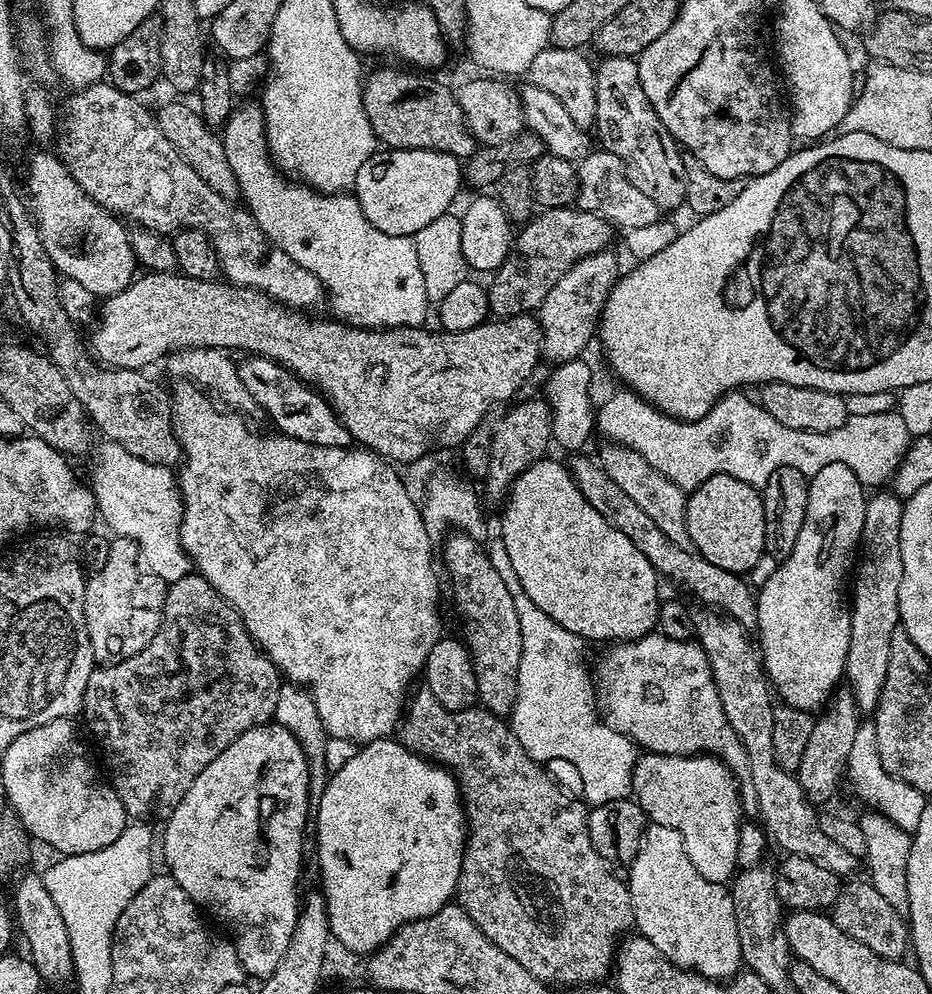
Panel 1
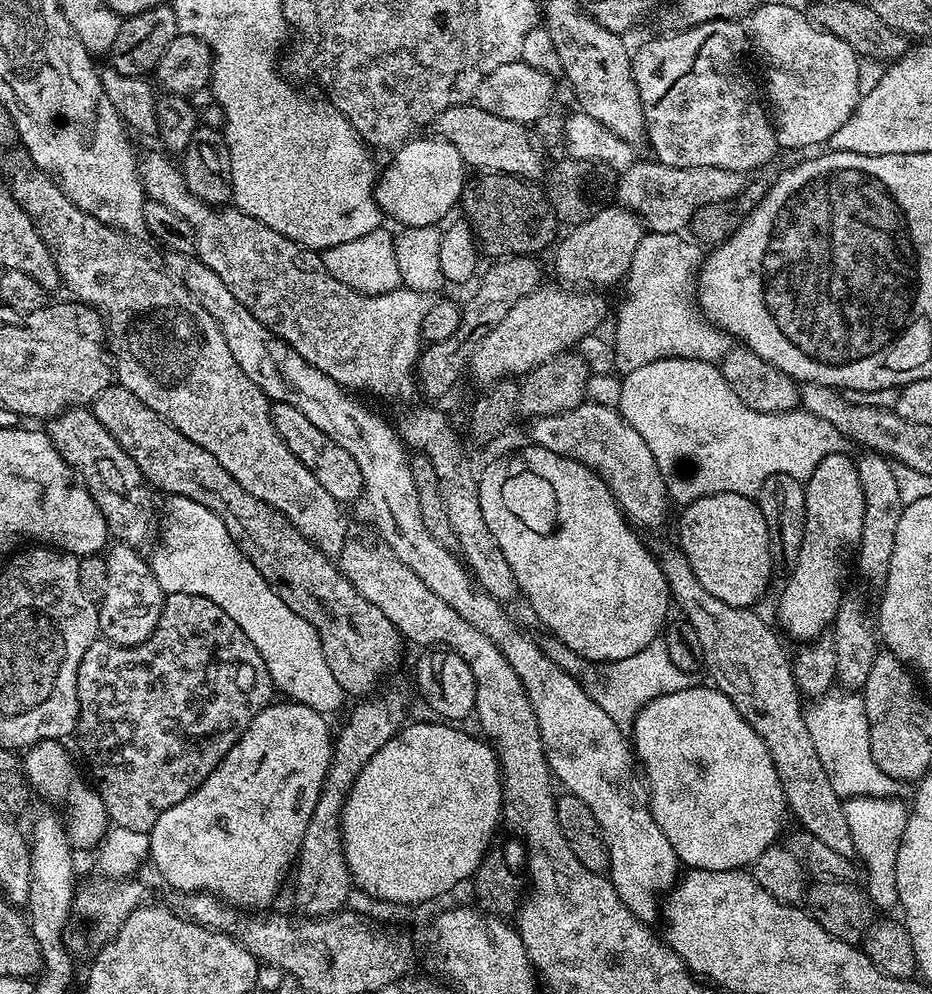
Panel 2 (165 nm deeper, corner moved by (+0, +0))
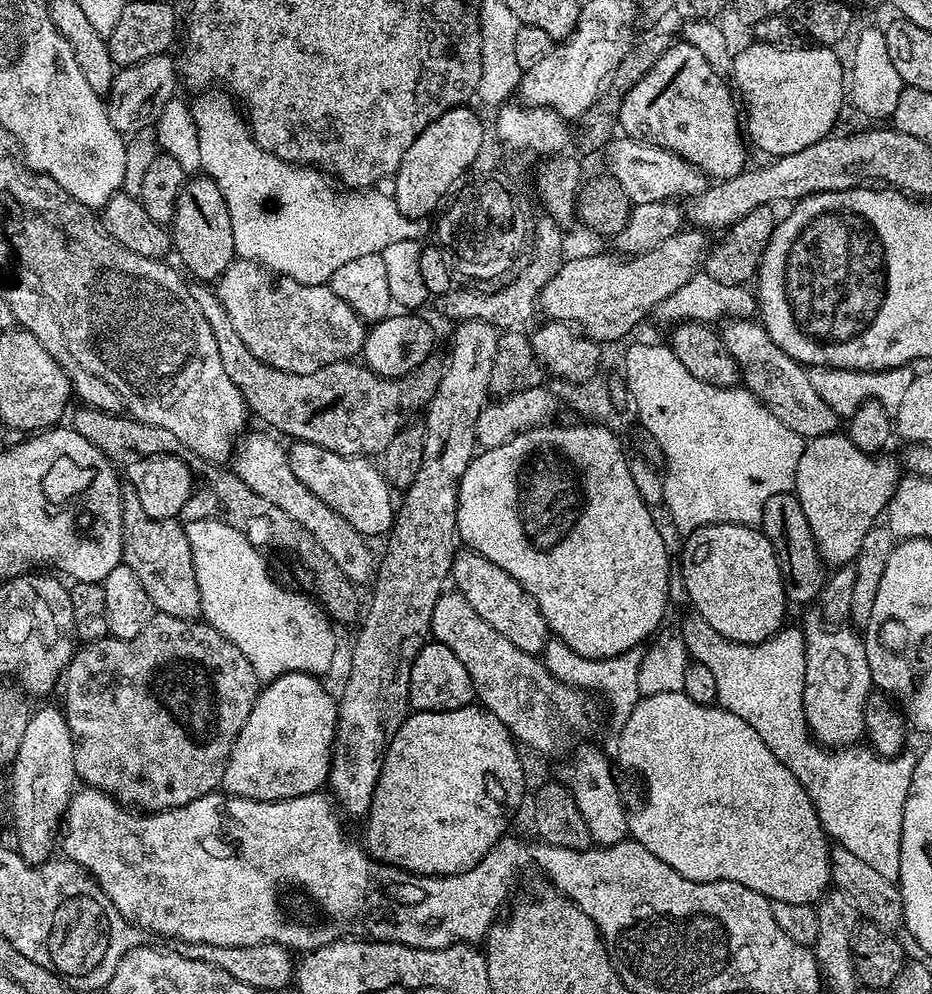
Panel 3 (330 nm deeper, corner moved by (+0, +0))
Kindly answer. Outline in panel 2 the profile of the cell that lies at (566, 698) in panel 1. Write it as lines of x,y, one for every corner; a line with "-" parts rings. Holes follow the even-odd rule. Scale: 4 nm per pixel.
555,638
549,641
548,646
546,644
549,659
562,670
575,676
588,697
598,702
598,706
602,706
602,710
606,710
606,714
610,714
610,718
614,718
614,722
621,726
631,725
636,715
654,698
686,690
694,684
689,673
674,666
674,661
666,650
666,642
662,638
650,642
650,646
642,646
642,650
638,650
638,654
630,654
630,658
607,662
585,660
577,652
570,651
562,641

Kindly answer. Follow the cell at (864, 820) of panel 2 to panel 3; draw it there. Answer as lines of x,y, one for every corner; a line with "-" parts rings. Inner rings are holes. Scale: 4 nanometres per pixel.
689,614
678,624
682,642
686,642
689,657
695,663
706,666
714,674
714,683
718,686
716,704
730,714
738,714
746,726
751,726
758,733
758,738
770,746
770,754
802,782
802,790
810,794
810,802
820,819
820,825
829,837
840,836
839,843
850,854
862,858
882,878
899,881
900,851
902,850
902,814
914,778
916,756
911,751
899,752
896,756
881,756
871,747
845,746
829,750
819,741
813,739
808,728
806,714
803,712
803,679
806,675
806,644
803,627
785,626
757,644
739,644
726,639
706,618

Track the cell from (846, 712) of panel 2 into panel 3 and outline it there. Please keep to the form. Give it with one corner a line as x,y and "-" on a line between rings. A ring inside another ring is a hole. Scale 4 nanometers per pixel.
810,608
805,612
802,627
807,656
803,679
803,712
808,728
813,739
825,747
853,745
865,733
864,702
874,688
863,639
851,627
827,624
819,609

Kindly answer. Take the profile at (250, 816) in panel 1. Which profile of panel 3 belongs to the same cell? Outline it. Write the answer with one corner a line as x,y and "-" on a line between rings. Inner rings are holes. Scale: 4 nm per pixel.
287,672
261,687
254,710
250,710
250,718
246,718
246,726
242,726
228,759
222,785
225,793
251,800
285,800
319,792
327,785
332,743
336,737
338,704
334,696
324,689
324,682
305,672

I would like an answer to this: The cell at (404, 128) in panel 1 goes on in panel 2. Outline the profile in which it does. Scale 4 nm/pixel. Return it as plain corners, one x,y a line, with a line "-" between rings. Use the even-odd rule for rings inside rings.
474,102
452,106
450,110
438,114
434,121
435,128
435,135
450,142
450,146
458,150
464,165
469,169
476,168
472,170
477,173
503,172
529,182
539,181
545,175
545,157
537,148
529,129
518,122
498,118
498,114
489,114

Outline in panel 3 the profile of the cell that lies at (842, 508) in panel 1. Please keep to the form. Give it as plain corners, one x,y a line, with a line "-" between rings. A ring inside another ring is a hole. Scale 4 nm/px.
847,434
814,436
805,443
804,453
798,462
794,491
800,500
802,514
806,514
806,522
810,522
814,542
825,565
849,565
855,561
858,550
862,546
862,538
866,538
869,530
879,521
876,519
879,516
881,519
885,515
888,499
894,494
902,472
897,461
895,464
890,457
880,455
884,454
873,455
871,452
864,451

